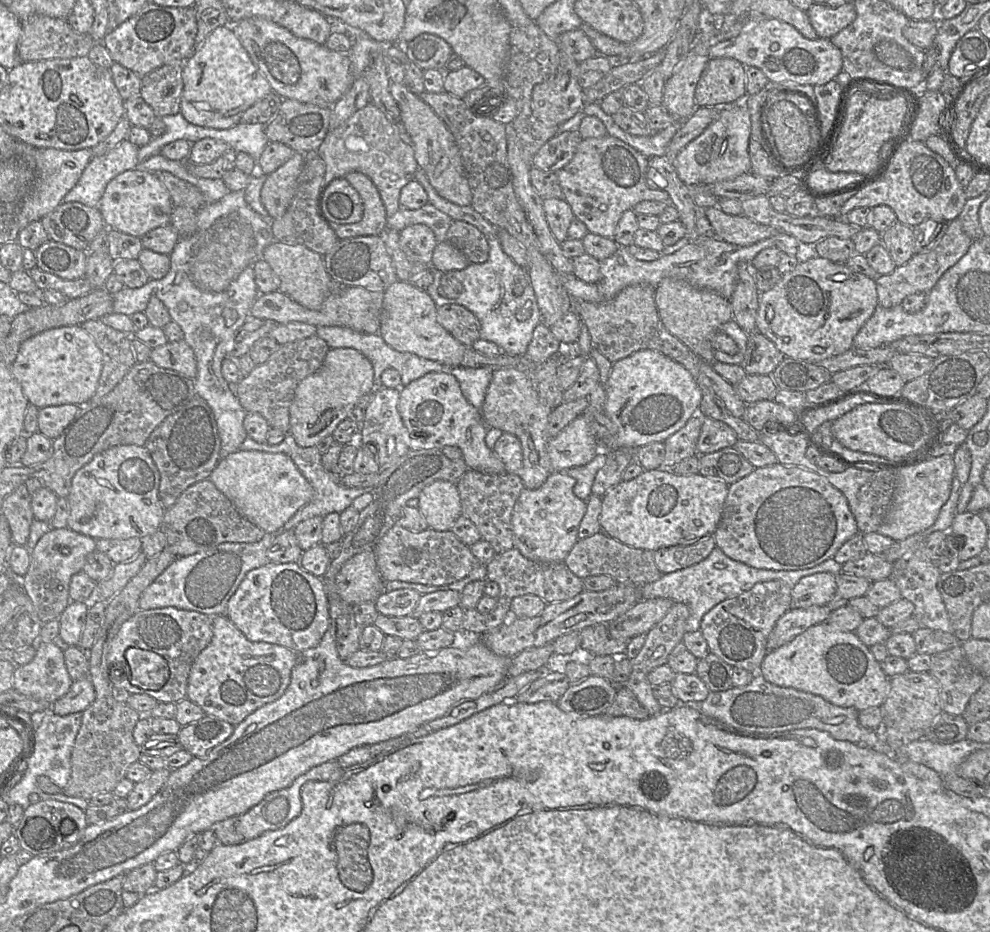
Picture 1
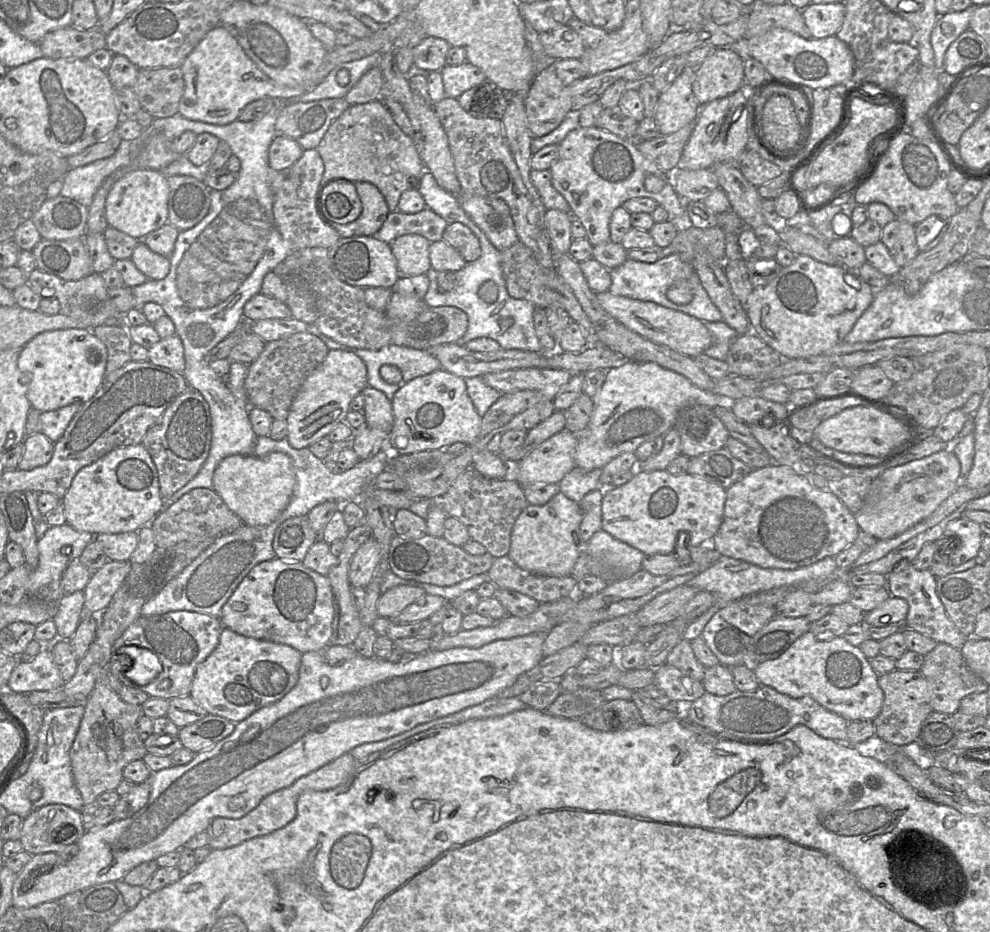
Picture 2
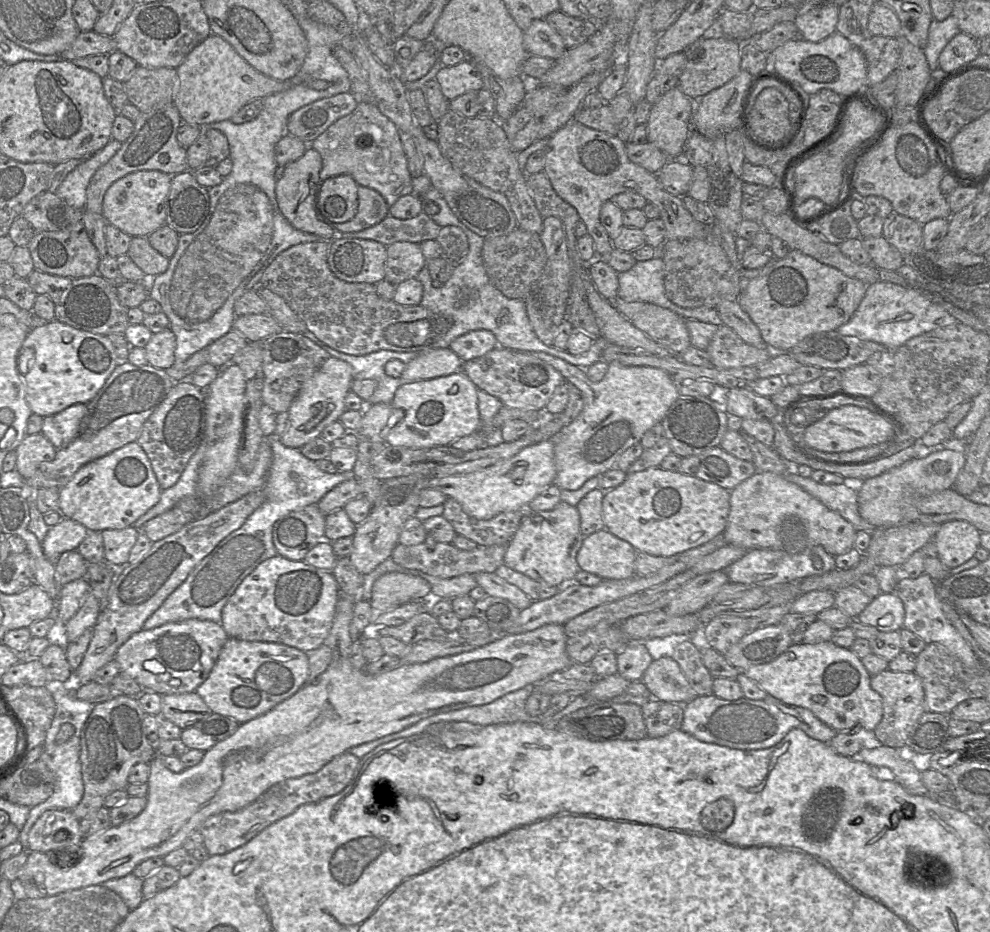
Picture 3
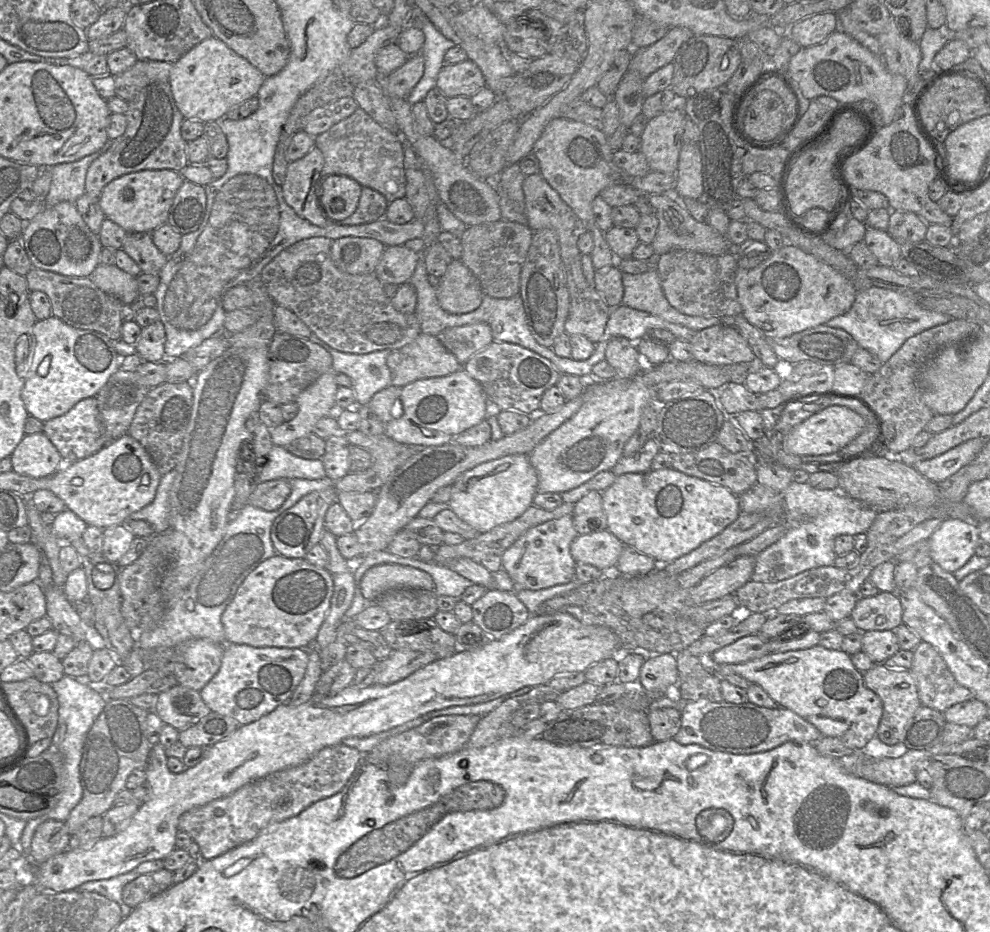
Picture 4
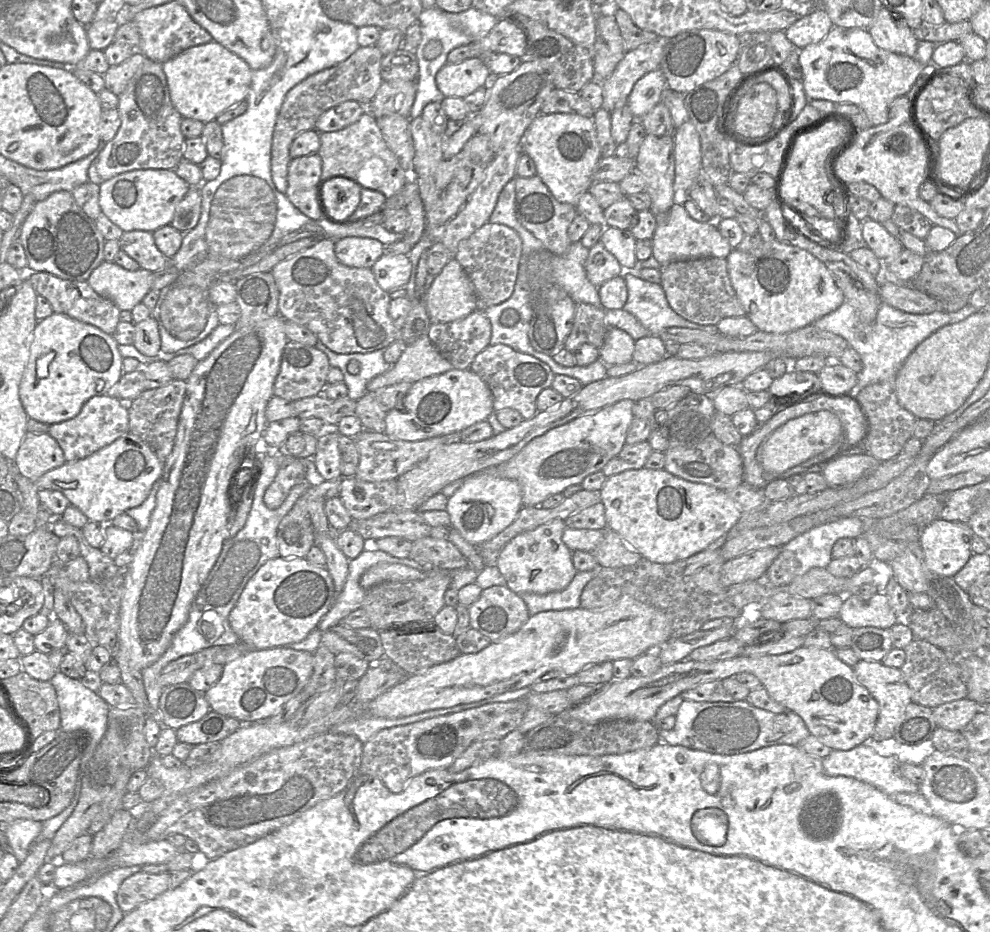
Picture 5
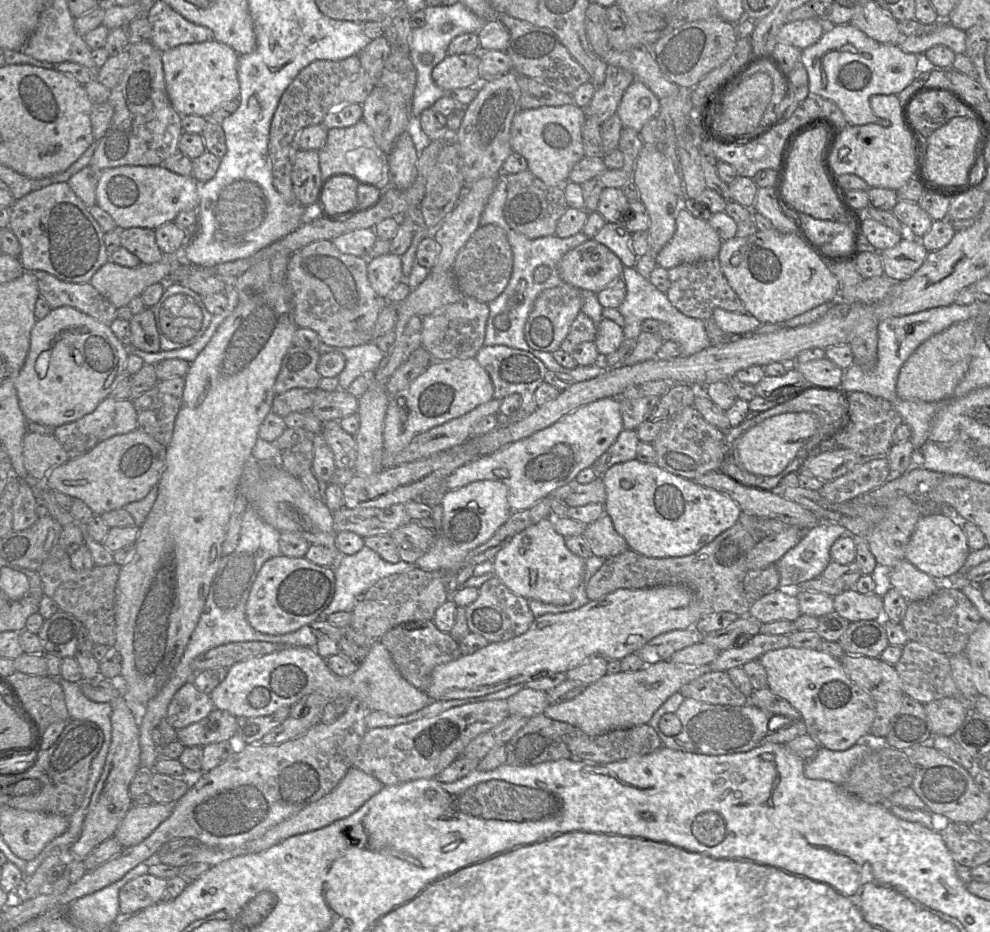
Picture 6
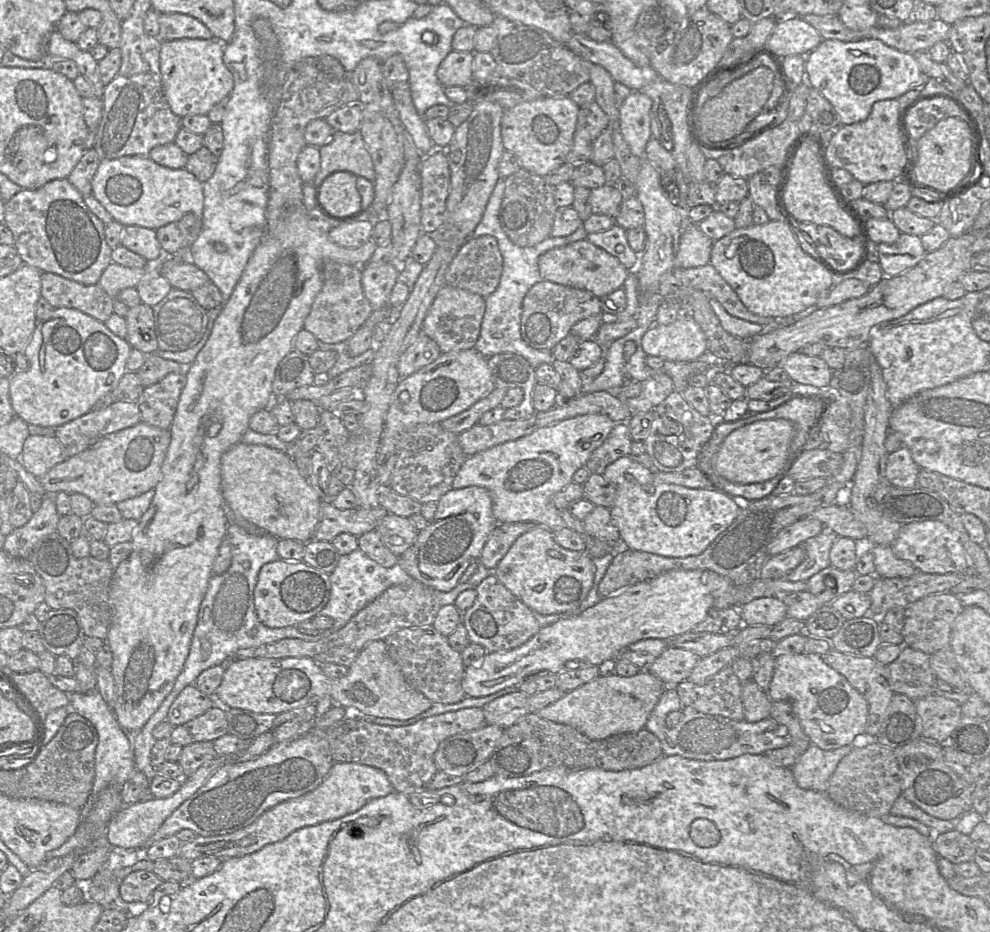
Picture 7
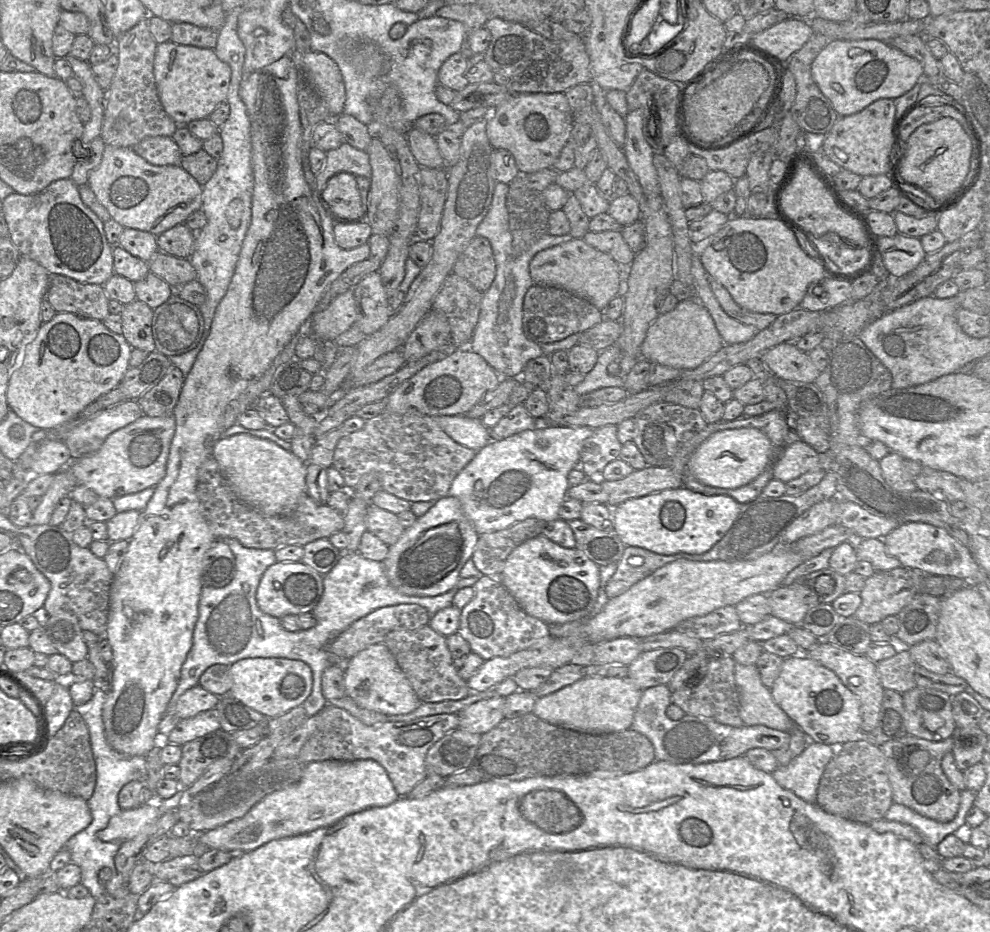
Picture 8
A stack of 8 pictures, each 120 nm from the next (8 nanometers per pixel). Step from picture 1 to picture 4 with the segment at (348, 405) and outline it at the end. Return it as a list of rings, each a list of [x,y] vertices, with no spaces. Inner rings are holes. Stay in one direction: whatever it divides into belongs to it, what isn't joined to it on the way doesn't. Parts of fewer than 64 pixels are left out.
[[[333,369],[321,375],[297,397],[297,415],[290,421],[284,421],[276,427],[269,428],[271,439],[275,446],[286,447],[294,440],[312,433],[313,427],[320,418],[338,414],[339,409],[342,408],[336,407],[335,403],[335,396],[339,387],[336,382],[336,375],[337,373]]]

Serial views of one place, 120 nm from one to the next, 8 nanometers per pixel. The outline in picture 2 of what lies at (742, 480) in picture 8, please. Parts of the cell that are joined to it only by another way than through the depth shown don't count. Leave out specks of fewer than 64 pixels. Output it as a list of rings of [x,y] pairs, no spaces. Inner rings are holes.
[[[863,404],[846,408],[821,422],[814,430],[813,436],[823,445],[837,451],[883,457],[908,437],[908,430],[889,414]]]

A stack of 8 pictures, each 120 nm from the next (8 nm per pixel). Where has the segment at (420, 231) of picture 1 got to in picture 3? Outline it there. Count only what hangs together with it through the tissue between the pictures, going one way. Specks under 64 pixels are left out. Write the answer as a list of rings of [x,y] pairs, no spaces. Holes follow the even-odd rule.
[[[395,242],[387,246],[385,261],[385,279],[397,285],[405,280],[416,278],[426,265],[420,244]]]

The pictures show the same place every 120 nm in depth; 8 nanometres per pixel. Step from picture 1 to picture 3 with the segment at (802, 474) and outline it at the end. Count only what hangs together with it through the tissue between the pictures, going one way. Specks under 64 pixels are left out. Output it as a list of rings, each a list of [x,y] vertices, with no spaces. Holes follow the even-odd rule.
[[[757,471],[730,491],[730,511],[722,535],[727,545],[782,550],[790,554],[821,546],[836,557],[849,552],[857,531],[838,512],[826,507],[786,476]]]

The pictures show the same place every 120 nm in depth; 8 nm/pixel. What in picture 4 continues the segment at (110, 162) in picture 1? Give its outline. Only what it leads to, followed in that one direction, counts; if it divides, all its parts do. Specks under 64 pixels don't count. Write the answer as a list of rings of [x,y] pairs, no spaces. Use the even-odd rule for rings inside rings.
[[[108,140],[96,153],[75,162],[57,164],[51,167],[52,182],[45,198],[46,206],[54,206],[63,201],[75,203],[85,193],[88,168],[110,148],[111,144],[112,141]]]

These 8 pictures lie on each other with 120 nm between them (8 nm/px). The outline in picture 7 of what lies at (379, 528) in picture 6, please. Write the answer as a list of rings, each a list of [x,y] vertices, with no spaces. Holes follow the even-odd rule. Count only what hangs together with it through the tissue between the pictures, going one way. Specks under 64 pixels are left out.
[[[331,500],[321,501],[321,519],[318,522],[312,540],[332,541],[341,533],[350,533],[357,537],[376,530],[381,520],[389,512],[382,506],[371,509],[338,509]]]

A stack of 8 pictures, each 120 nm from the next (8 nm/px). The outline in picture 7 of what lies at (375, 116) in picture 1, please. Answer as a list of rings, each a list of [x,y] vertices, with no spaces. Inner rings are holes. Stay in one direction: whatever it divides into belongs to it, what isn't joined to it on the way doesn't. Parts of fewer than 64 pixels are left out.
[[[335,131],[331,139],[319,147],[319,152],[321,166],[312,183],[315,189],[327,176],[336,171],[347,171],[374,181],[372,158],[360,131]]]

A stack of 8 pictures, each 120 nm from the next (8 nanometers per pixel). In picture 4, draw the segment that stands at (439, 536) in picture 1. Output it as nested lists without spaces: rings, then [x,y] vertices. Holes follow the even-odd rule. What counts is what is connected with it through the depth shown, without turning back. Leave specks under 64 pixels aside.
[[[563,503],[551,511],[538,508],[531,505],[520,517],[517,519],[494,527],[488,532],[480,533],[472,539],[465,539],[462,543],[457,545],[447,545],[442,543],[435,549],[434,563],[439,565],[448,566],[450,562],[459,558],[469,558],[474,562],[484,566],[491,573],[497,572],[502,569],[501,557],[504,551],[509,548],[520,536],[526,531],[543,524],[550,520],[559,519],[566,515],[572,515],[574,505],[571,503]]]

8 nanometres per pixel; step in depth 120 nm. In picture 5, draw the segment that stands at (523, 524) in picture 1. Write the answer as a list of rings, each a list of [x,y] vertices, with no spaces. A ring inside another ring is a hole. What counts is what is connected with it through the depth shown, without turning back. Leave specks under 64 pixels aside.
[[[555,519],[514,537],[498,556],[497,568],[506,580],[506,586],[517,594],[547,594],[565,589],[577,571],[572,562],[572,551],[564,544],[563,520]]]

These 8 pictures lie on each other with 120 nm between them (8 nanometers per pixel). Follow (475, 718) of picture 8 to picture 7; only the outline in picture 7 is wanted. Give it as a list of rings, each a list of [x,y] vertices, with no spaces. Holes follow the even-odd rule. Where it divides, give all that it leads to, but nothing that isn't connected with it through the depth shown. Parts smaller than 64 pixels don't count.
[[[519,689],[494,699],[482,707],[486,723],[507,728],[528,714],[528,695]]]

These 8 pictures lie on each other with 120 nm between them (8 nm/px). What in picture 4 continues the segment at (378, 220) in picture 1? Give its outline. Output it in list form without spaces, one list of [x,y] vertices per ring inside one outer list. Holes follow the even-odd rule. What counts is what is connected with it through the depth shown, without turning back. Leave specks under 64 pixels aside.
[[[362,187],[358,207],[348,218],[341,221],[330,221],[338,226],[352,226],[375,222],[385,216],[389,202],[376,190]]]

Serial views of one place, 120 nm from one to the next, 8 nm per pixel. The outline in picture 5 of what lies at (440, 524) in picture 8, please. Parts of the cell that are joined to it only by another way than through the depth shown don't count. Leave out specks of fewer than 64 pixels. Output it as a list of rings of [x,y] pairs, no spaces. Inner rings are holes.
[[[483,470],[464,479],[457,491],[448,498],[446,511],[451,519],[450,528],[456,529],[467,542],[477,546],[510,526],[522,507],[522,490],[517,481]]]

